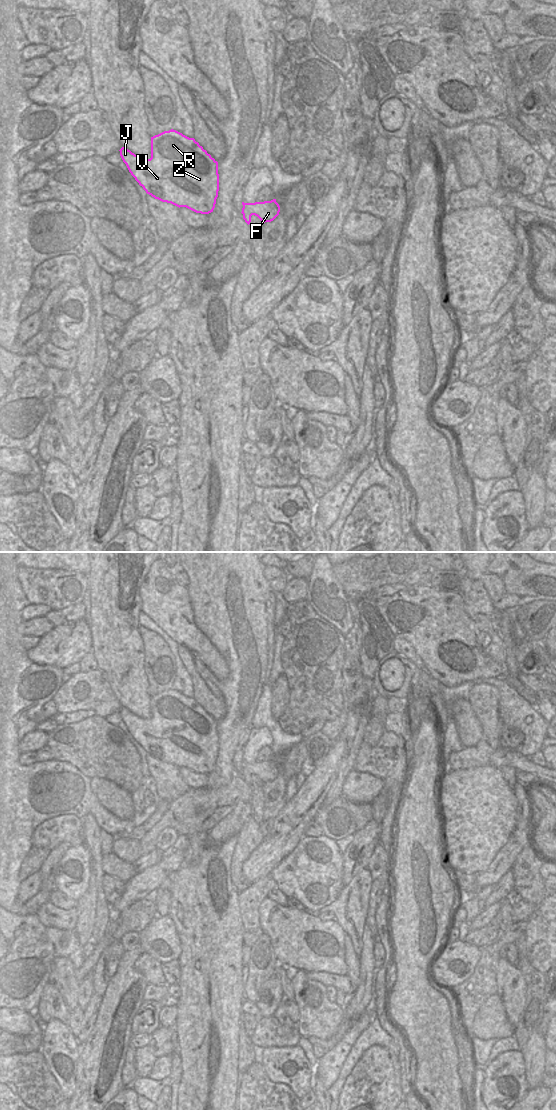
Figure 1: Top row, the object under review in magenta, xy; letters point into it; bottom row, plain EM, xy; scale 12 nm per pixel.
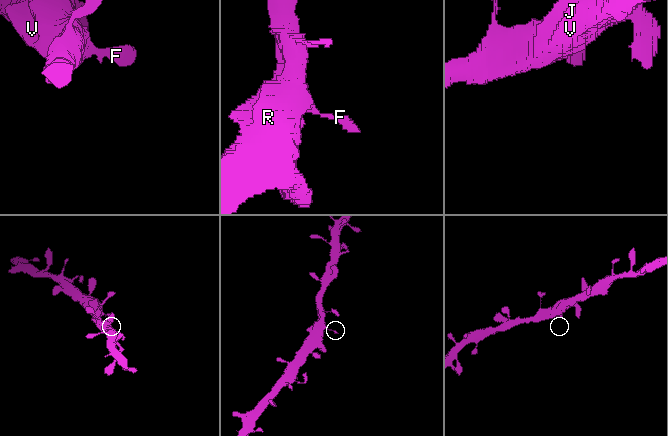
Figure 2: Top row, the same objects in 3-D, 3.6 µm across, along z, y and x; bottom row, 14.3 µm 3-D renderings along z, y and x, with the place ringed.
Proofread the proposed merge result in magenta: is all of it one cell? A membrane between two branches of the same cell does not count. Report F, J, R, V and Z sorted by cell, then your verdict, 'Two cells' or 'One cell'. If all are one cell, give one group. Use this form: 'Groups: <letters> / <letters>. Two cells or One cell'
Groups: F J R V Z. One cell.

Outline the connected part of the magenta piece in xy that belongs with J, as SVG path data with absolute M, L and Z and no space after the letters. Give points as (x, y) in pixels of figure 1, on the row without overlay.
M173 689L155 695L151 697L150 719L143 719L126 707L119 711L129 732L147 754L196 773L213 772L219 751L218 722L194 698Z

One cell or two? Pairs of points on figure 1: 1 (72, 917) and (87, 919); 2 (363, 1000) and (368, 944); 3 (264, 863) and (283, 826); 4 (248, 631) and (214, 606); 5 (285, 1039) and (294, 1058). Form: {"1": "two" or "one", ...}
{"1": "two", "2": "one", "3": "one", "4": "one", "5": "two"}

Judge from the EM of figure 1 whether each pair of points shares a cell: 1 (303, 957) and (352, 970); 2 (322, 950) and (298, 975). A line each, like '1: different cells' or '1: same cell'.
1: different cells
2: different cells

